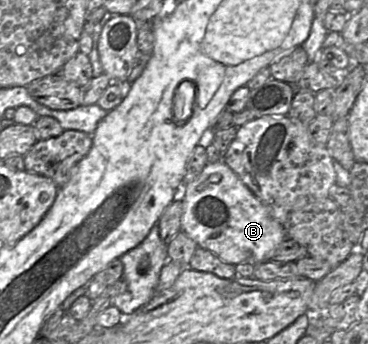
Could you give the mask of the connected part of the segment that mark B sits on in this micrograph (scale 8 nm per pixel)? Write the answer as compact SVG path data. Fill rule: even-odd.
M208 162L201 174L193 182L185 185L182 204L181 232L194 240L198 247L213 252L226 263L233 265L252 264L254 266L270 261L273 251L287 239L284 225L273 218L267 206L225 163Z

